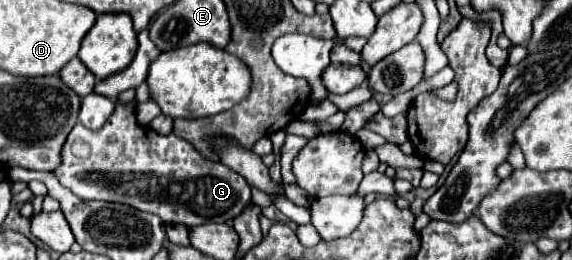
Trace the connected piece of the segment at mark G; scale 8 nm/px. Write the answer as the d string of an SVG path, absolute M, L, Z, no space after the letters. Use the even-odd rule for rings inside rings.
M116 102L116 110L110 120L96 132L82 128L78 122L62 146L62 164L54 170L54 174L62 186L72 190L82 200L128 204L142 212L160 216L162 222L184 224L190 228L206 222L228 222L244 212L250 204L250 184L238 172L222 162L210 162L202 158L190 142L178 136L160 136L152 128L140 126L136 122L136 102L132 106Z

